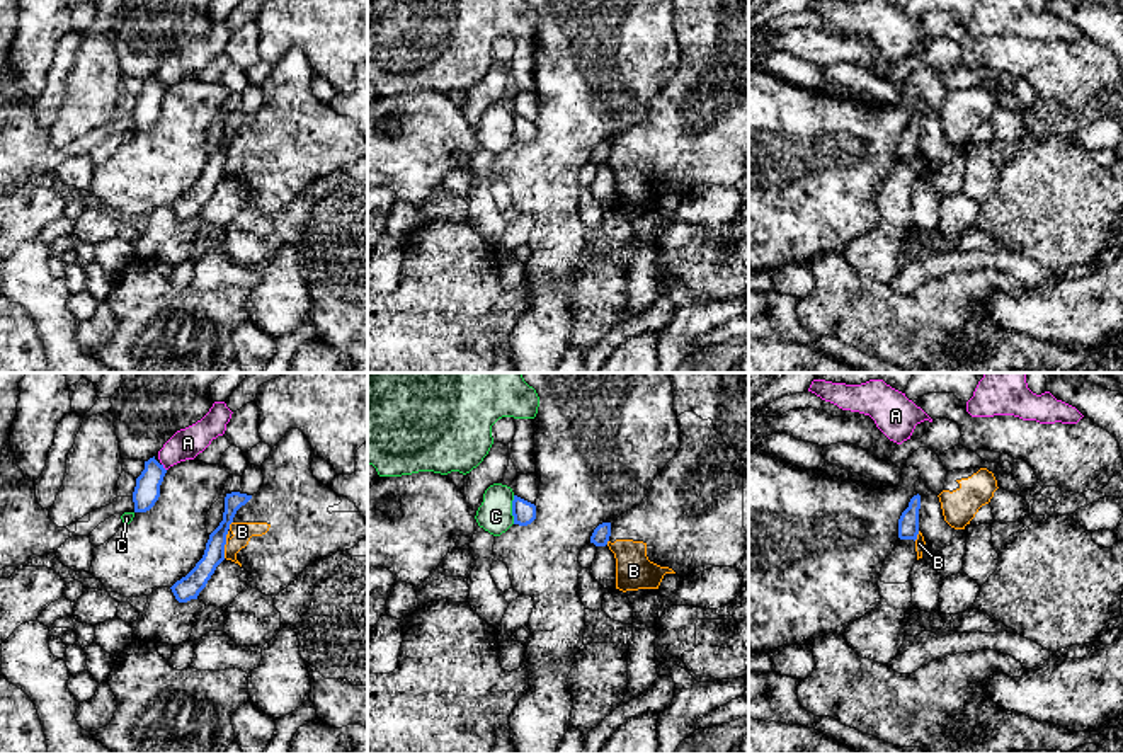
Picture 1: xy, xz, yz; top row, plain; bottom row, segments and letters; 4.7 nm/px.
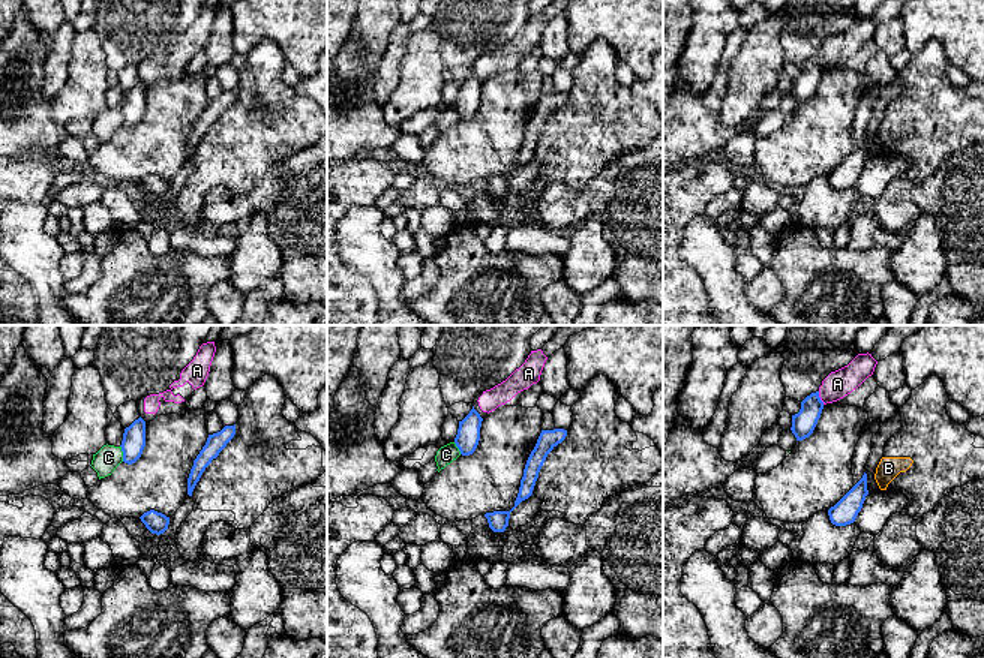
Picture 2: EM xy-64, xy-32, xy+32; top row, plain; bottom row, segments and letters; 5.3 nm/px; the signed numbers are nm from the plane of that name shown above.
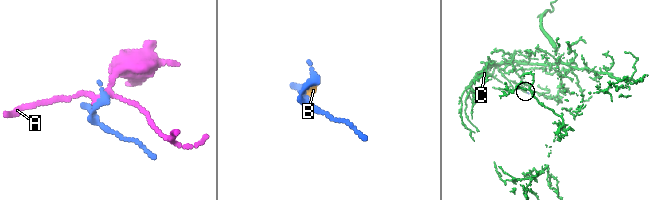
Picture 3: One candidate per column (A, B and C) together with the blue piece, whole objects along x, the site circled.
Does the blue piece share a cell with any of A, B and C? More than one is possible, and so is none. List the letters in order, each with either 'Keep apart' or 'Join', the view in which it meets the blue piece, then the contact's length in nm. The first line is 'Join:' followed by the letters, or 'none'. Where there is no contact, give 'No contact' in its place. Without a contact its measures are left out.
Join: none
A: Keep apart. Touches blue in xy. Shared border 40 nm
B: Keep apart. Touches blue in xy. Shared border 130 nm
C: Keep apart. Touches blue in xz. Shared border 140 nm

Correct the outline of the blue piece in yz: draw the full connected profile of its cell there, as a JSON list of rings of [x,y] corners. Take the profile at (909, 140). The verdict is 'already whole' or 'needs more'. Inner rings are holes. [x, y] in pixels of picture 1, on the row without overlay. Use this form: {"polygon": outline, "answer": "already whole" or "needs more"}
{"polygon": [[[914,114],[909,121],[909,126],[902,131],[898,138],[898,157],[900,158],[917,158],[919,153],[919,128],[921,114]]], "answer": "already whole"}

